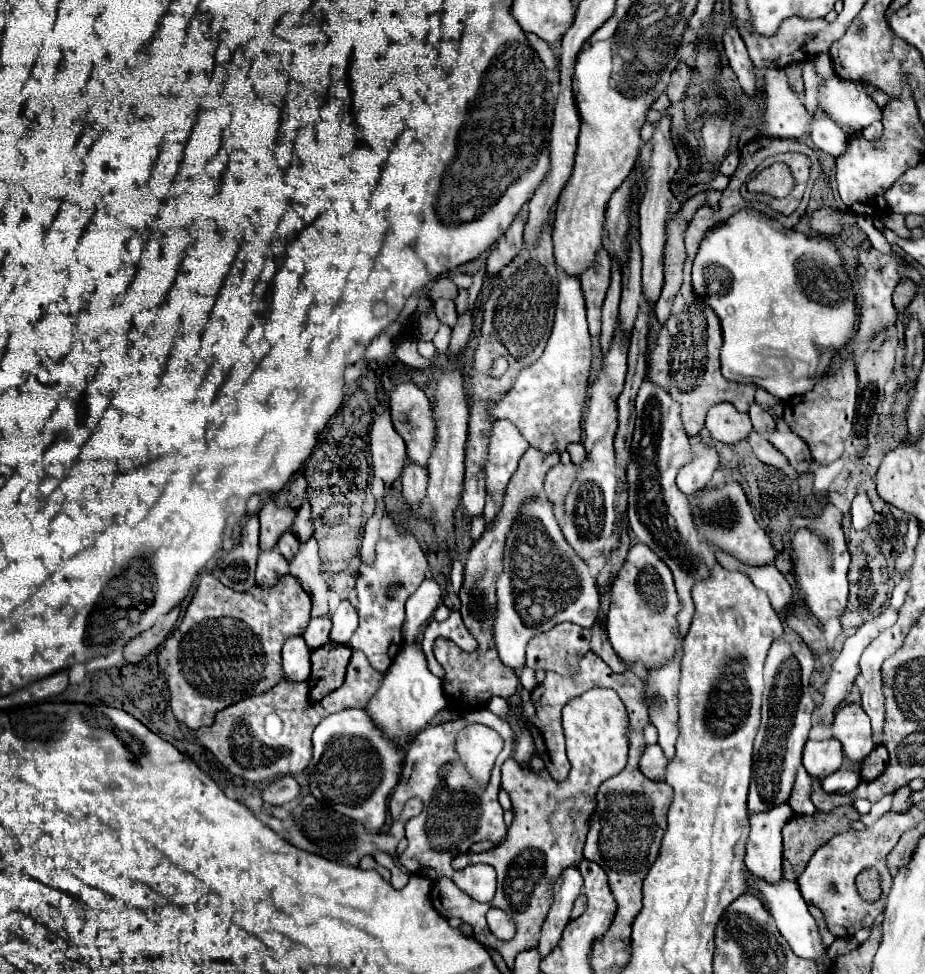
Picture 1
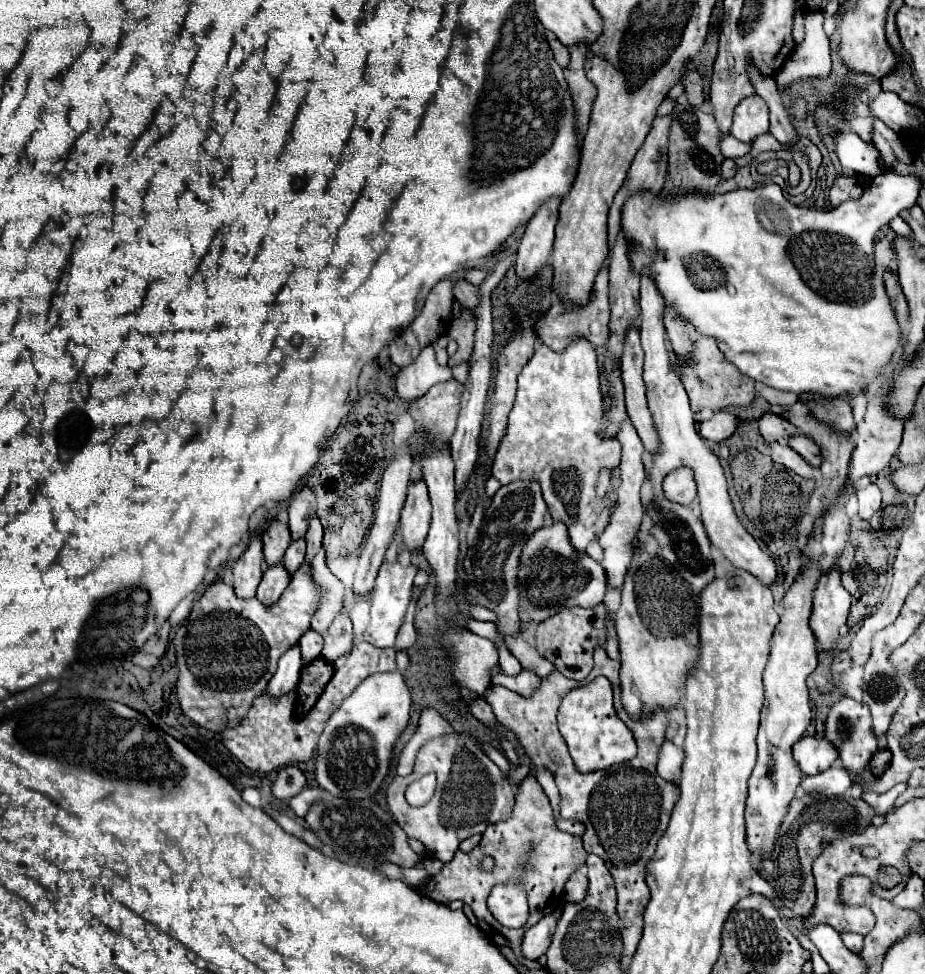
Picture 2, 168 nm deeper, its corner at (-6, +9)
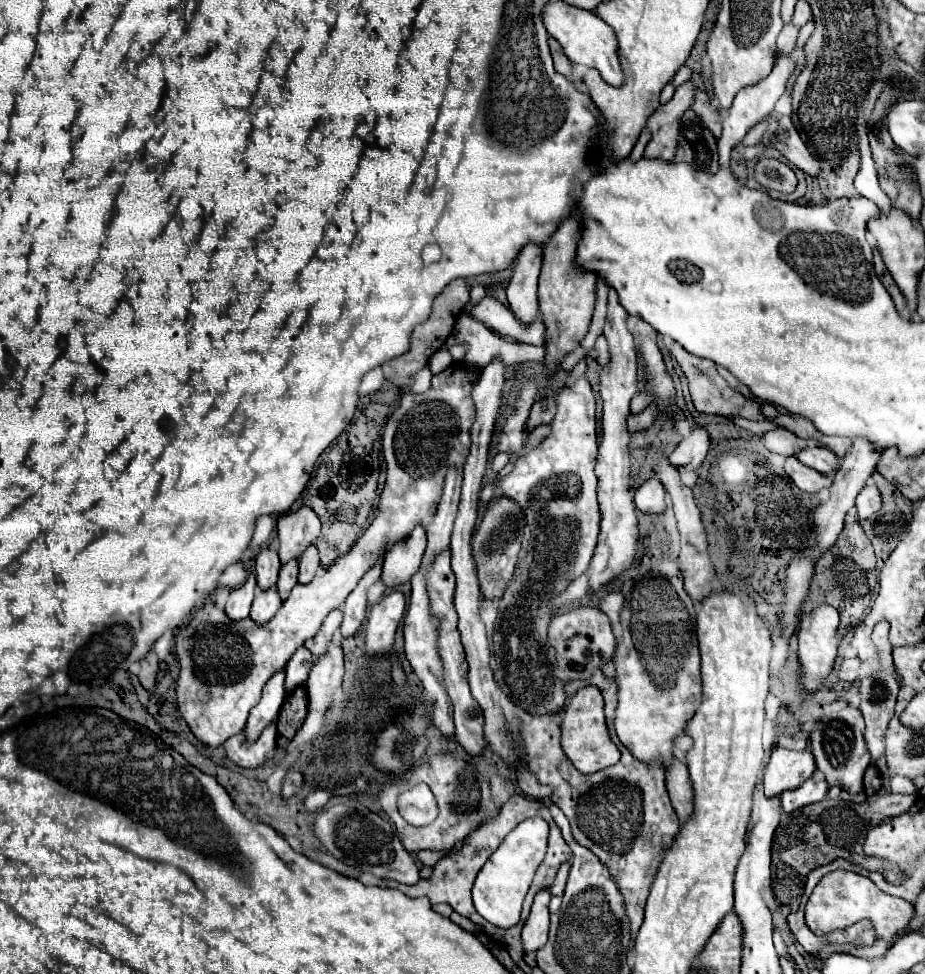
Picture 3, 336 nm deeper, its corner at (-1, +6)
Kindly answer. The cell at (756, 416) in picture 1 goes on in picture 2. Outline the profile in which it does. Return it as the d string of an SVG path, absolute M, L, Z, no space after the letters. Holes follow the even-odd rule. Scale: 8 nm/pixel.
M765 413L759 417L759 431L765 441L787 441L791 435L797 435L797 429L777 413Z

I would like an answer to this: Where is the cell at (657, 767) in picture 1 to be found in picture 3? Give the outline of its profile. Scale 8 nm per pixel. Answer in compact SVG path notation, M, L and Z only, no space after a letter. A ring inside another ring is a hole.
M676 758L666 772L666 788L668 788L668 794L670 794L672 806L678 814L678 820L680 820L680 824L684 824L694 812L692 782L690 782L690 776L688 776L688 768L682 762L678 762Z

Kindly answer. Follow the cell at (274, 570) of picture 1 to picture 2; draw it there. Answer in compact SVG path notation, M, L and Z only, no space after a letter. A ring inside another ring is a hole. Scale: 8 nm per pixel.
M277 563L277 565L267 567L265 573L263 573L263 579L259 583L259 589L257 589L259 601L263 601L267 605L279 601L281 593L289 585L289 579L291 579L291 575L289 575L289 571L285 569L283 563Z

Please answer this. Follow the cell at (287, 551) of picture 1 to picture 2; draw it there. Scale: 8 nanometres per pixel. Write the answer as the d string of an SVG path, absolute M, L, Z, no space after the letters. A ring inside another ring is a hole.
M295 539L295 541L291 541L291 545L285 551L283 565L287 567L289 573L293 573L295 569L299 569L299 565L303 561L305 561L305 539Z

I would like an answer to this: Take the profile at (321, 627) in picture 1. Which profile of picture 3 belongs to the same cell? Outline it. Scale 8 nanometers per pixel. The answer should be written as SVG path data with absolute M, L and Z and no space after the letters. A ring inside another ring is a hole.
M304 646L298 648L294 658L290 658L290 662L286 664L286 694L290 694L294 688L306 684L312 664L314 664L314 656Z

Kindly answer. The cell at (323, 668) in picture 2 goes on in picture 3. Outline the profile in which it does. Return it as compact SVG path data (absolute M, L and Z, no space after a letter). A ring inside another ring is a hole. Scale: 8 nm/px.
M300 686L284 700L284 706L280 708L280 714L276 720L278 748L282 750L288 748L288 744L294 740L296 732L300 730L302 722L306 720L306 714L308 714L308 698L306 698L306 690Z

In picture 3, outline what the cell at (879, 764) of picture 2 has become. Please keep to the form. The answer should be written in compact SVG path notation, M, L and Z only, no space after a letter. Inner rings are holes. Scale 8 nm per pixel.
M870 766L870 768L866 770L866 774L864 774L864 792L866 792L866 796L868 796L868 798L874 796L874 794L880 790L880 786L882 786L880 772L876 770L876 766Z

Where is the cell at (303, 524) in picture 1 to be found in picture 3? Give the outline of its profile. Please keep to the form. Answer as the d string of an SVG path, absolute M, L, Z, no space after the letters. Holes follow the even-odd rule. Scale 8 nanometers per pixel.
M310 546L302 554L302 558L300 558L300 576L298 576L298 582L300 584L308 584L314 578L314 572L316 572L318 566L320 566L318 550L316 550L316 546Z

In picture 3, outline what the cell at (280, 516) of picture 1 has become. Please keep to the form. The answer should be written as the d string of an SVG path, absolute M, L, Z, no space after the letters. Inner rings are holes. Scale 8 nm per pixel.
M264 548L264 550L256 556L254 562L256 562L254 574L256 574L258 588L260 588L260 590L270 590L272 586L276 586L276 582L278 582L278 570L280 570L278 552Z

